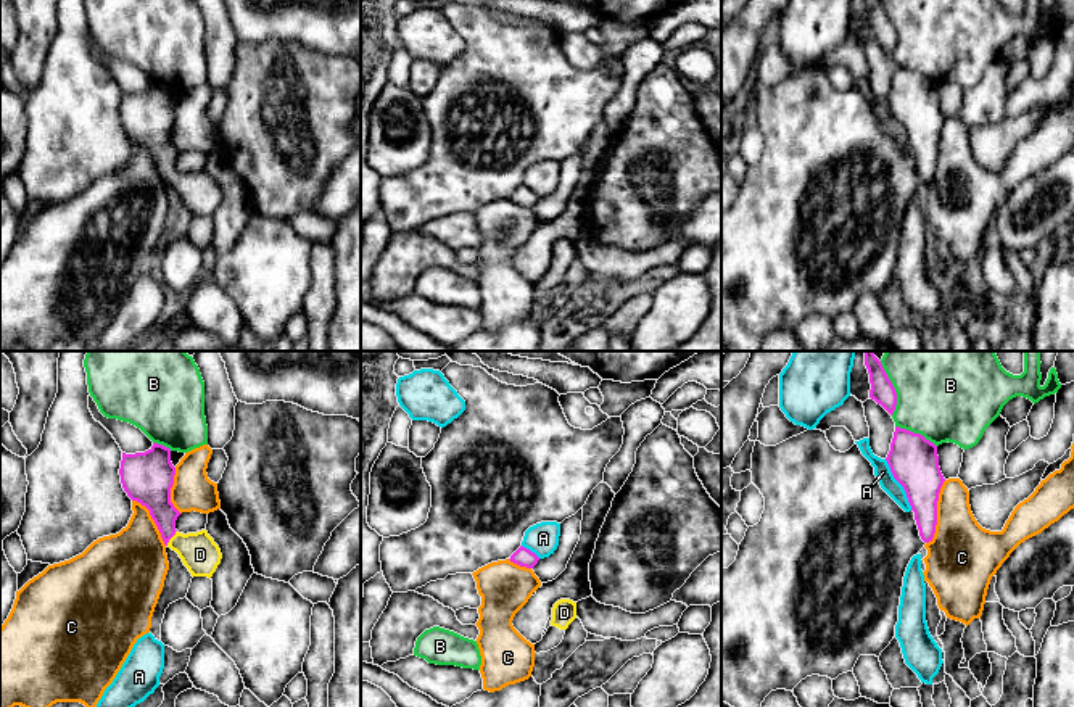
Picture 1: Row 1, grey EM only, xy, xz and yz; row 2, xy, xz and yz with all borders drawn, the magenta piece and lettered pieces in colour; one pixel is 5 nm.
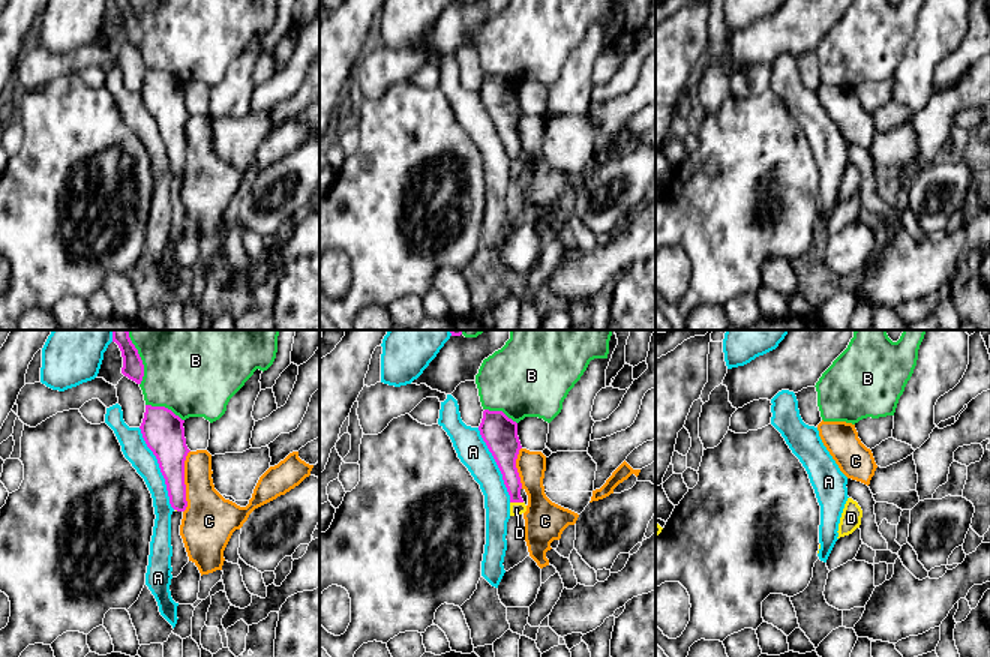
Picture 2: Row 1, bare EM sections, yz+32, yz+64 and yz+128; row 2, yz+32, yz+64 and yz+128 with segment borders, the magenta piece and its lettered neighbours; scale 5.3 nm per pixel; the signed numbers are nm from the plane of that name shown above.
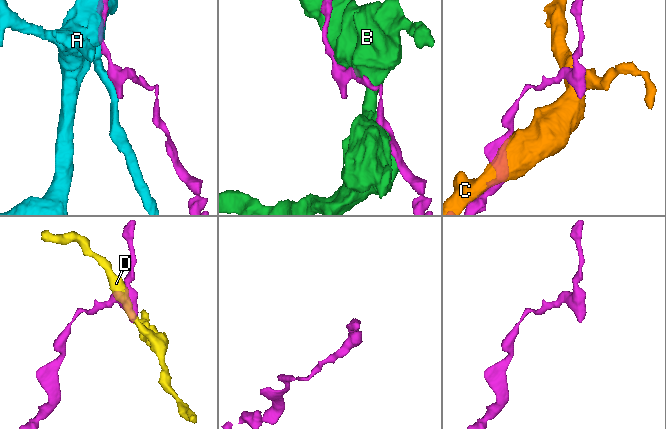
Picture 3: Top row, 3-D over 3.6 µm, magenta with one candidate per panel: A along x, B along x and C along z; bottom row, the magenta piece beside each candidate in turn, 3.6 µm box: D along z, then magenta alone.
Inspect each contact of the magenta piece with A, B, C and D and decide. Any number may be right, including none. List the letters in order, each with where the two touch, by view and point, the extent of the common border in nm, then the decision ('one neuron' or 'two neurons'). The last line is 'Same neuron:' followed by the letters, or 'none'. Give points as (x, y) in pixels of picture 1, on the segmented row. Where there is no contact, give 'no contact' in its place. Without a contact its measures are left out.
A: meets magenta in yz at (900, 483); contact 300 nm long; two neurons
B: meets magenta in yz at (894, 388); contact 280 nm long; two neurons
C: meets magenta in yz at (936, 512); contact 340 nm long; two neurons
D: meets magenta in xy at (171, 537); contact 90 nm long; one neuron
Same neuron: D

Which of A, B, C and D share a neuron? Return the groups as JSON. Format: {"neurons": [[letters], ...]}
{"neurons": [["A"], ["B"], ["C"], ["D"]]}

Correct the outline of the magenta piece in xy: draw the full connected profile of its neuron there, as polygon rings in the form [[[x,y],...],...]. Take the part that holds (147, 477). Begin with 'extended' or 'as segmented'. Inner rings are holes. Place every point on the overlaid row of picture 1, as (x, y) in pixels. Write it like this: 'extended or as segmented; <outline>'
extended; [[[153,443],[145,453],[122,453],[119,475],[127,496],[150,511],[164,544],[179,554],[192,577],[211,578],[222,559],[219,546],[206,530],[187,535],[176,530],[180,512],[171,502],[176,475],[171,449]]]

